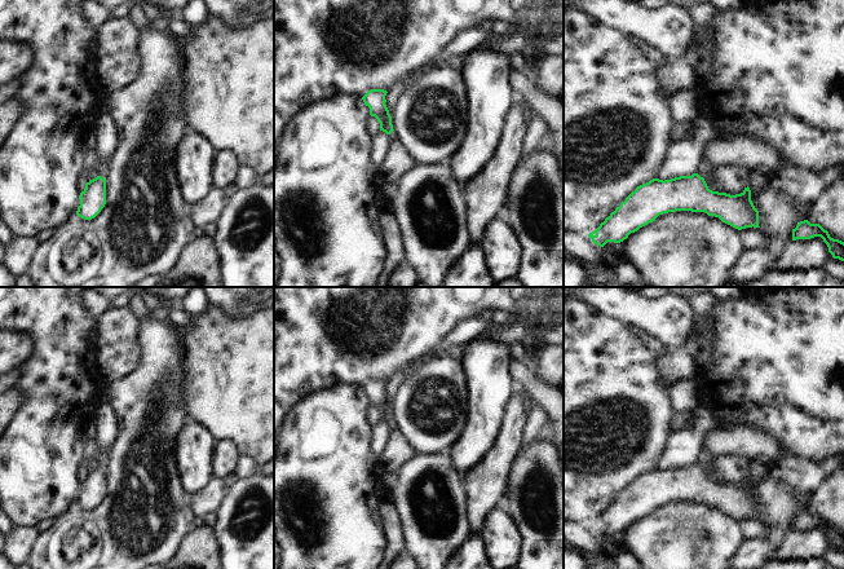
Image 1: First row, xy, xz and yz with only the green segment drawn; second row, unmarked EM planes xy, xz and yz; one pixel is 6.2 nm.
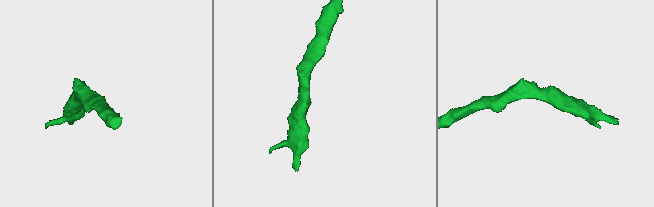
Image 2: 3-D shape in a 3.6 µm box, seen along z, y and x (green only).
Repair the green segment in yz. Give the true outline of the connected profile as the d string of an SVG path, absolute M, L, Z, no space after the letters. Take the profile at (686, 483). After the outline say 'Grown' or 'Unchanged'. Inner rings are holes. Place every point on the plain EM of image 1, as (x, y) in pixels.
M703 447L698 454L697 462L691 466L680 466L664 471L653 468L637 476L595 521L588 524L588 526L600 537L604 537L607 531L620 533L627 529L631 522L655 511L659 504L676 500L706 502L708 506L719 507L723 512L738 520L752 516L760 517L759 500L751 490L751 480L748 476L744 477L741 484L735 485L708 478L703 466L713 460L713 458L711 449Z. Grown

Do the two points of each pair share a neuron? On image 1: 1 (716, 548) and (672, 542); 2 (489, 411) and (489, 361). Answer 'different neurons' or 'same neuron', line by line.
1: same neuron
2: same neuron

